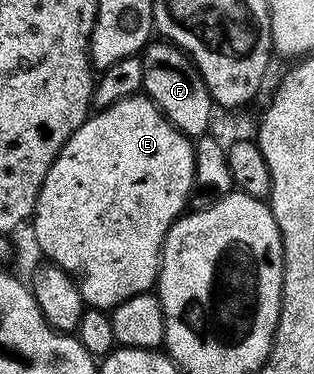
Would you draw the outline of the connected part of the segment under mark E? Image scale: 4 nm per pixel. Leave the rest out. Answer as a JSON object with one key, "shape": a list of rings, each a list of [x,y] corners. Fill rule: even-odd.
{"shape":[[[143,93],[132,95],[126,100],[118,100],[118,104],[107,106],[105,110],[96,110],[76,131],[66,140],[66,144],[58,152],[50,172],[46,172],[46,180],[38,192],[36,210],[30,219],[32,234],[36,237],[36,242],[40,245],[40,250],[45,255],[47,261],[62,267],[64,271],[78,284],[78,292],[82,292],[85,303],[89,307],[97,310],[111,311],[113,306],[122,304],[130,300],[130,296],[149,293],[157,285],[158,271],[160,269],[160,252],[164,249],[164,237],[168,229],[173,226],[177,218],[185,213],[184,205],[188,202],[188,197],[194,191],[194,152],[192,147],[193,139],[187,138],[160,109],[152,103]]]}

